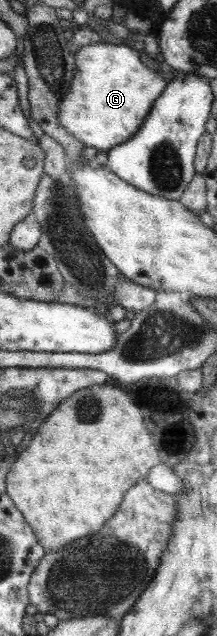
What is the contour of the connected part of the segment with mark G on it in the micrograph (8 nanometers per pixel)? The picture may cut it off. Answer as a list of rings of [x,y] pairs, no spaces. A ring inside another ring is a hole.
[[[89,44],[75,53],[74,59],[71,85],[57,105],[58,125],[84,147],[92,147],[96,152],[127,142],[143,125],[154,99],[168,82],[159,70],[125,44]]]

